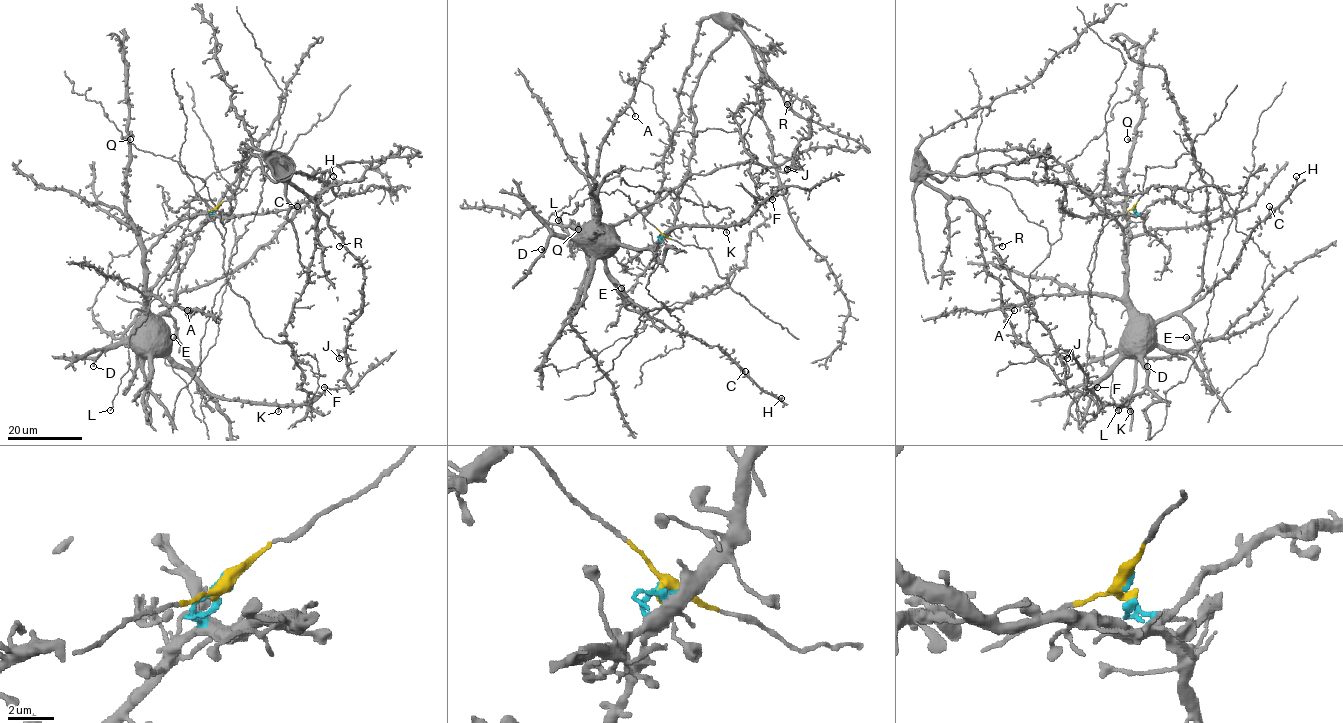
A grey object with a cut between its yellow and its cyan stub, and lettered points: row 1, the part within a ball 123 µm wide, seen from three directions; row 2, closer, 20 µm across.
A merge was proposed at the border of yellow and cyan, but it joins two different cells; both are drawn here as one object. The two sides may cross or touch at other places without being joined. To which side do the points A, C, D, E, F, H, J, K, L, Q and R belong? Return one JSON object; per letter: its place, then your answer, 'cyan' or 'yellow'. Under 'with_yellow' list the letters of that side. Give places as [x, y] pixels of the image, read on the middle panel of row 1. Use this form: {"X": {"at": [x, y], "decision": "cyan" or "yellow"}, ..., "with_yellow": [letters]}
{"A": {"at": [635, 116], "decision": "yellow"}, "C": {"at": [745, 371], "decision": "yellow"}, "D": {"at": [541, 249], "decision": "yellow"}, "E": {"at": [621, 288], "decision": "yellow"}, "F": {"at": [772, 199], "decision": "yellow"}, "H": {"at": [781, 398], "decision": "yellow"}, "J": {"at": [787, 169], "decision": "cyan"}, "K": {"at": [726, 232], "decision": "yellow"}, "L": {"at": [558, 220], "decision": "yellow"}, "Q": {"at": [578, 229], "decision": "yellow"}, "R": {"at": [787, 104], "decision": "cyan"}, "with_yellow": ["A", "C", "D", "E", "F", "H", "K", "L", "Q"]}

